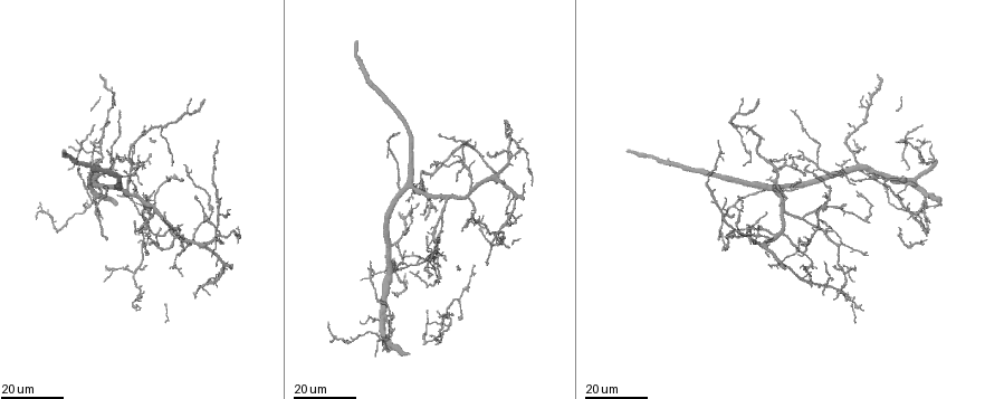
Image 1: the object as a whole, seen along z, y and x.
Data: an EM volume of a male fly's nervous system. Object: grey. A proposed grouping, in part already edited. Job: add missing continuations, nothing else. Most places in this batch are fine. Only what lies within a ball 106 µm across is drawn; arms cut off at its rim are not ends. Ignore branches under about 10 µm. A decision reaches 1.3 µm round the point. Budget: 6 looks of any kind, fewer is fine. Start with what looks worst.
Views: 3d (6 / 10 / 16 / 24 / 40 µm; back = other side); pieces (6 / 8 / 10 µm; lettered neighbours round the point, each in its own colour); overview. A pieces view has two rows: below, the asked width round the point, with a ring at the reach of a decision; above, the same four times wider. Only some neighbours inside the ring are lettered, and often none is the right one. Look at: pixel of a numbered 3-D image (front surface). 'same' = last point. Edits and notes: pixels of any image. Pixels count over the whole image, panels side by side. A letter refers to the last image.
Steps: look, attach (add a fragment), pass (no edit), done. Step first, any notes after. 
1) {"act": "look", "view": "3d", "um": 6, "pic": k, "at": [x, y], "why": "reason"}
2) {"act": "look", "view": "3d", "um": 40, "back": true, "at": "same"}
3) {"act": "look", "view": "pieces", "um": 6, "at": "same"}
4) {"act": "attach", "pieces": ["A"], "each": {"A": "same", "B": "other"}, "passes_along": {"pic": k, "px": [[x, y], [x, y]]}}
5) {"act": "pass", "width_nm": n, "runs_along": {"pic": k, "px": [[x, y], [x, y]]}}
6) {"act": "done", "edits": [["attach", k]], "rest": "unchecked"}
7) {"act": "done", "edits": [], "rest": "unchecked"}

{"act": "look", "view": "3d", "um": 24, "pic": 1, "at": [400, 131], "why": "free end"}

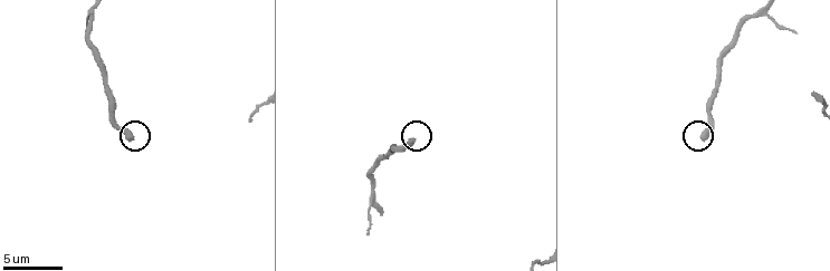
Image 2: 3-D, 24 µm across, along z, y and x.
{"act": "look", "view": "pieces", "um": 6, "pic": 2, "at": [706, 141], "why": "what lies round it"}

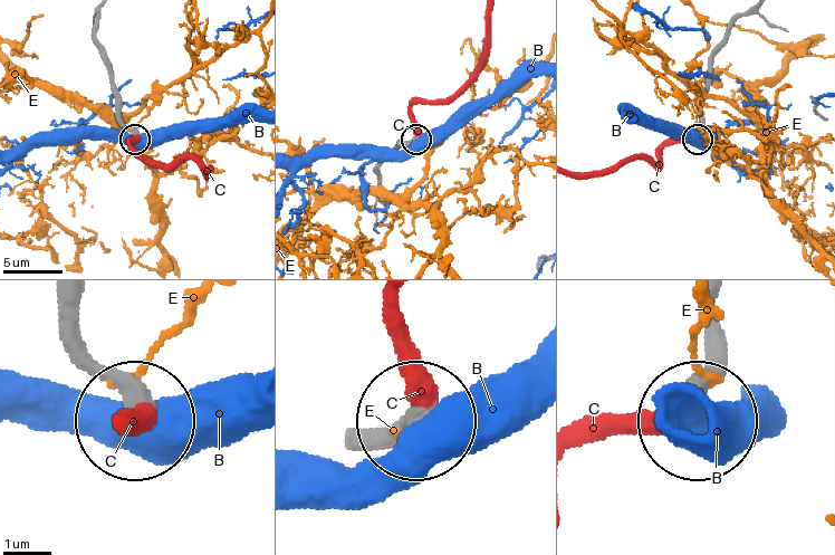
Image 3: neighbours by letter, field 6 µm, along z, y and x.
{"act": "attach", "pieces": ["C"], "width_nm": 420, "each": {"B": "other", "C": "same", "E": "other"}, "found": "the neuron continues"}

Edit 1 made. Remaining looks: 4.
{"act": "look", "view": "overview"}

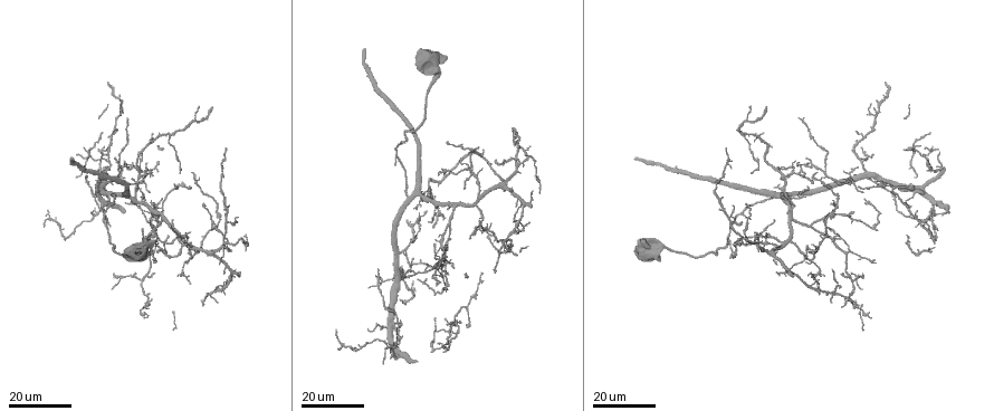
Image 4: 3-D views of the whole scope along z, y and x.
{"act": "look", "view": "3d", "um": 16, "pic": 4, "at": [202, 202], "why": "thin end"}

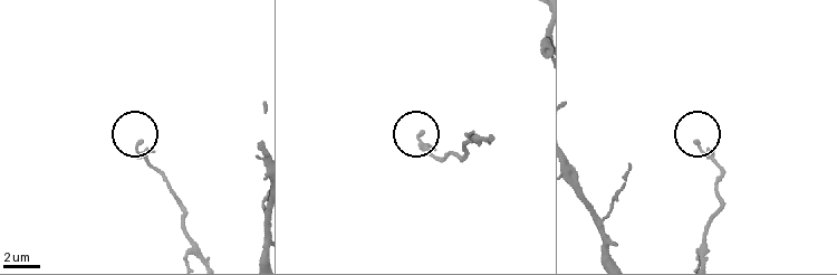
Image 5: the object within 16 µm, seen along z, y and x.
{"act": "look", "view": "pieces", "um": 8, "pic": 5, "at": [141, 143], "why": "see the neighbours"}

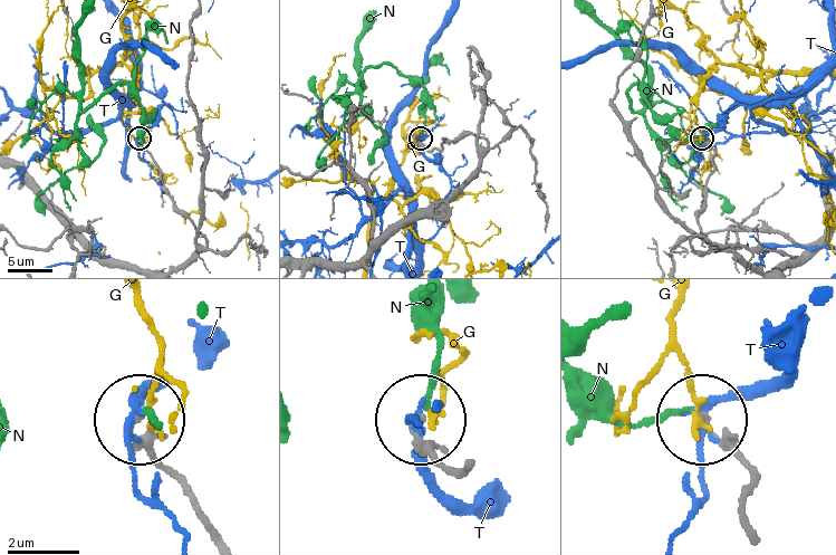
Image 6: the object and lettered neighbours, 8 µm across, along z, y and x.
{"act": "pass", "width_nm": 170, "each": {"G": "other", "N": "other", "T": "other"}, "runs_along": {"pic": 6, "px": [[218, 537], [136, 420]]}, "found": "no lettered fragment goes on from it"}

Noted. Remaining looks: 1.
{"act": "done", "edits": [["attach", 3]], "rest": "unchecked"}

